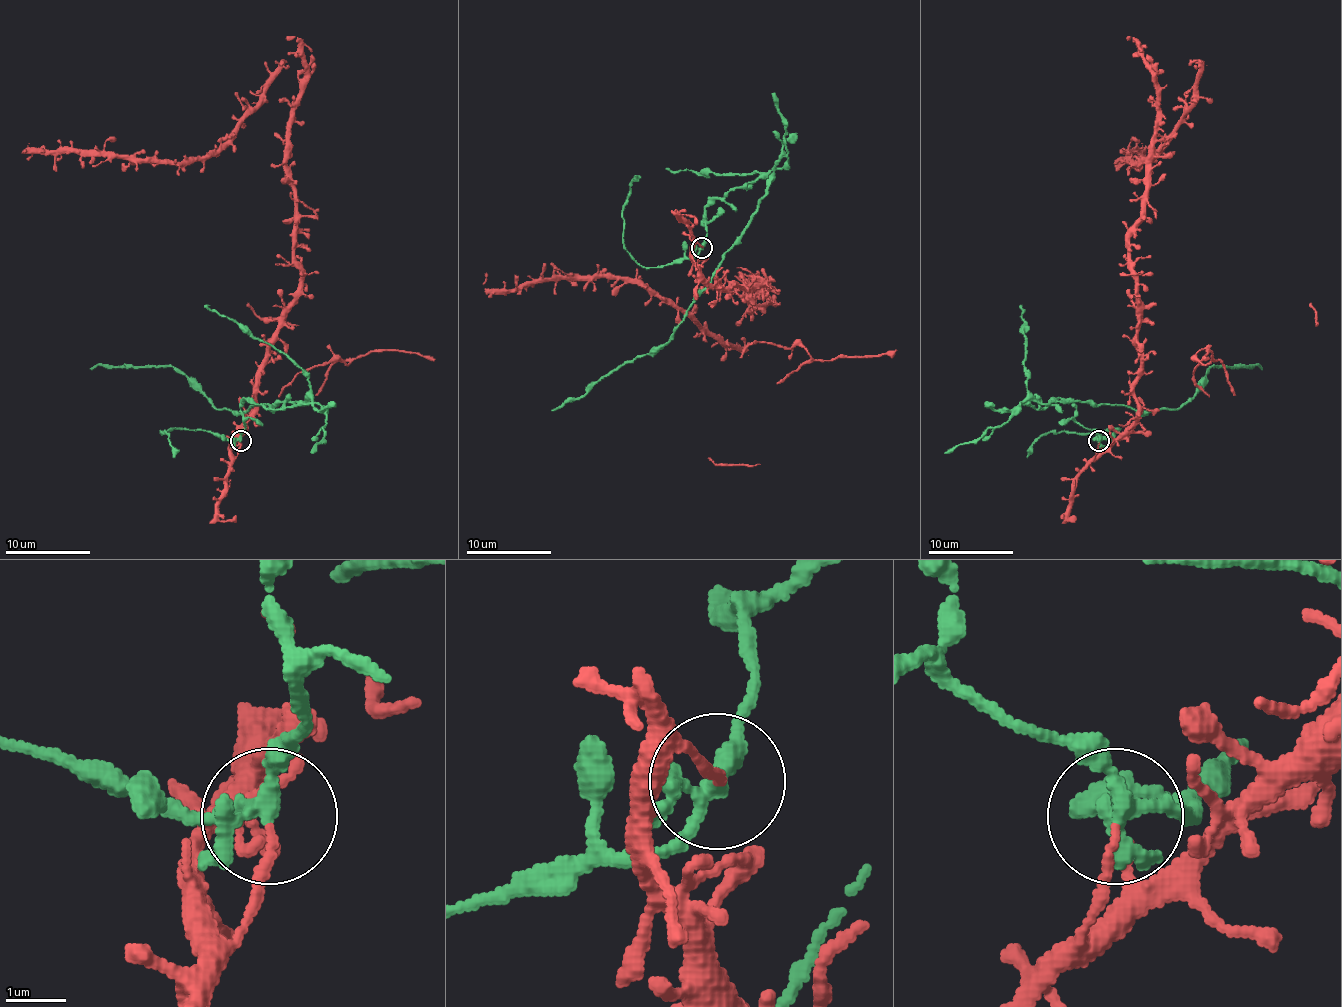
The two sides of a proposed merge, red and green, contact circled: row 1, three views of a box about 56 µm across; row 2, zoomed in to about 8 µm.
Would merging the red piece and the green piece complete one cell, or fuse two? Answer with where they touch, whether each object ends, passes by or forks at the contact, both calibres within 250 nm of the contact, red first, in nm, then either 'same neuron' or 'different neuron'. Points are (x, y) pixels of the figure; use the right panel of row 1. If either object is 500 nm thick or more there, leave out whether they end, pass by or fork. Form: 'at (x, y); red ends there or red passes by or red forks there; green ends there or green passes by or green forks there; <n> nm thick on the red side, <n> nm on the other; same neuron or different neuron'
at (1099, 440); red ends there; green forks there; 130 nm thick on the red side, 200 nm on the other; different neuron

